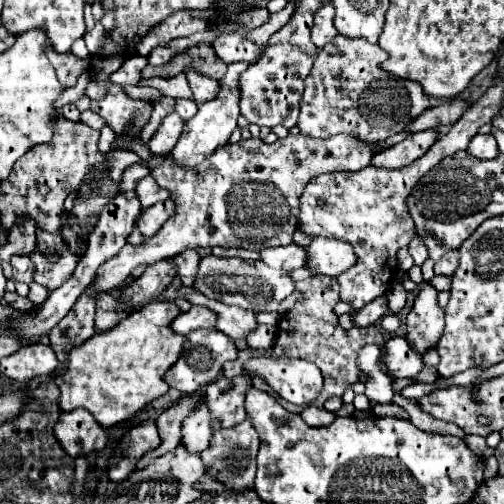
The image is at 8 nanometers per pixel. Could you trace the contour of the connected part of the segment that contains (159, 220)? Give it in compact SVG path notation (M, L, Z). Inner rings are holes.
M163 200L163 202L157 202L153 206L149 206L141 218L137 220L137 228L141 230L141 234L145 238L157 234L157 230L161 230L161 226L175 214L175 204L169 200Z

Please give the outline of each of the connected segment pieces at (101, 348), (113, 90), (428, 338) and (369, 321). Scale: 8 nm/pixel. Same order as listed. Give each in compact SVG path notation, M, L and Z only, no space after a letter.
M149 302L133 310L133 314L113 326L113 330L93 334L93 338L73 348L67 372L55 378L61 390L61 410L85 408L101 426L115 426L131 418L151 400L167 394L169 384L163 376L169 366L181 358L185 348L185 336L171 330L171 322L179 314L181 310L175 302Z
M109 86L107 98L99 102L91 102L91 110L105 118L105 122L113 130L127 132L127 124L133 120L135 126L143 128L151 116L151 102L145 100L131 100L121 90L121 86Z
M427 282L413 304L413 310L407 314L407 340L419 354L425 354L429 346L435 346L443 334L443 308L437 304L437 290Z
M381 296L381 298L375 298L373 302L369 302L369 304L365 304L361 310L359 310L359 314L357 314L357 318L355 318L355 326L373 326L373 324L377 324L385 314L387 314L387 298L385 296Z

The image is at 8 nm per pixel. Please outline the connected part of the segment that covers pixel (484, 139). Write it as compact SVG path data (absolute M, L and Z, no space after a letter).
M475 134L473 136L473 142L469 142L467 150L465 150L469 156L475 156L475 158L495 158L499 154L497 150L497 142L493 140L491 134Z

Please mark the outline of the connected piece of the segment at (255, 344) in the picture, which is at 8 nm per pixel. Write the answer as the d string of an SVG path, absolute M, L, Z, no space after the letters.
M259 324L257 330L247 338L247 344L251 350L269 350L277 338L275 326L263 326Z

